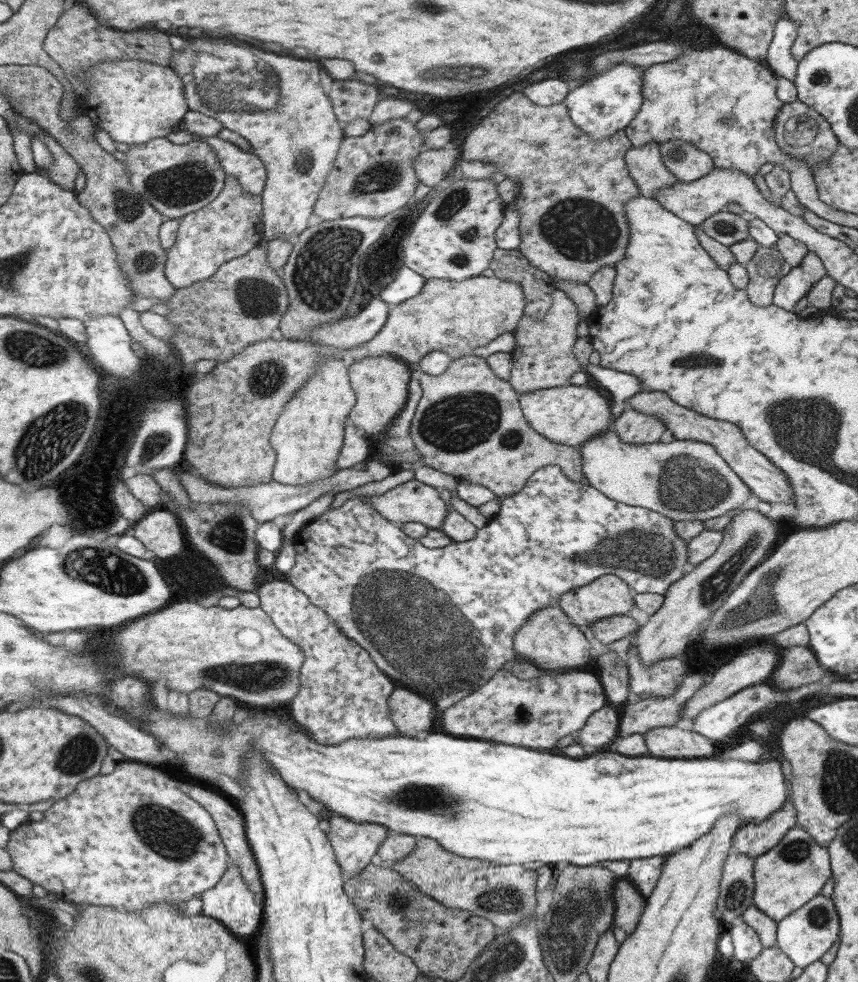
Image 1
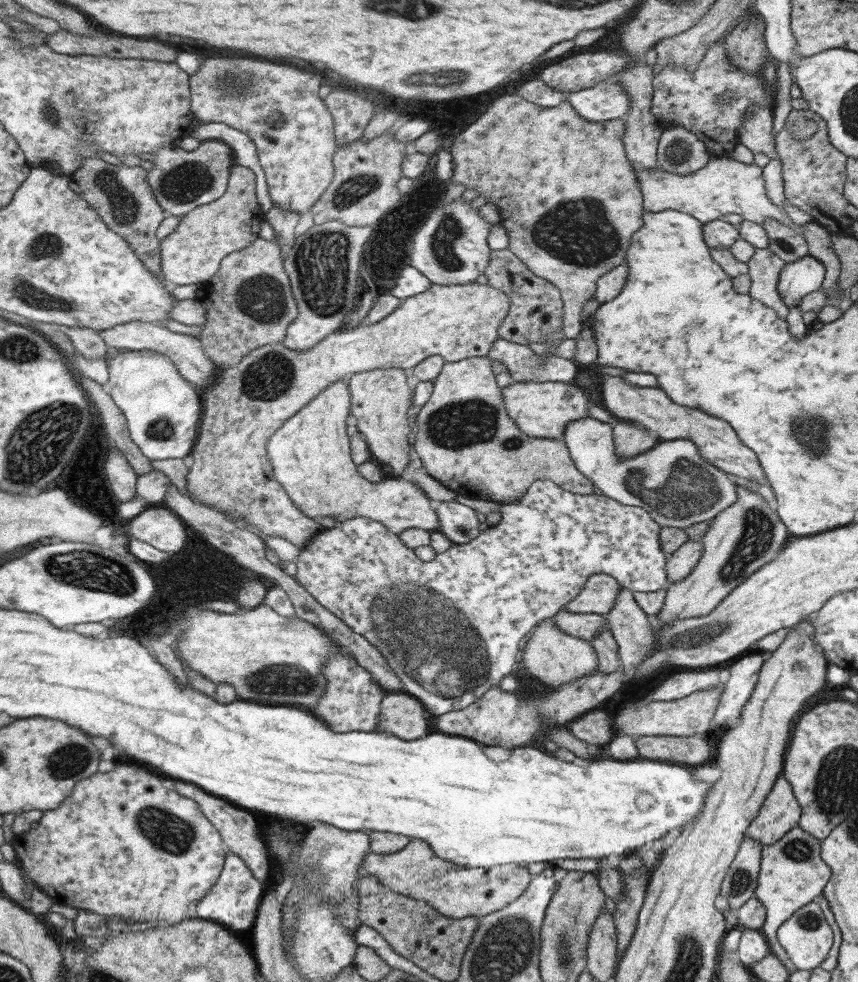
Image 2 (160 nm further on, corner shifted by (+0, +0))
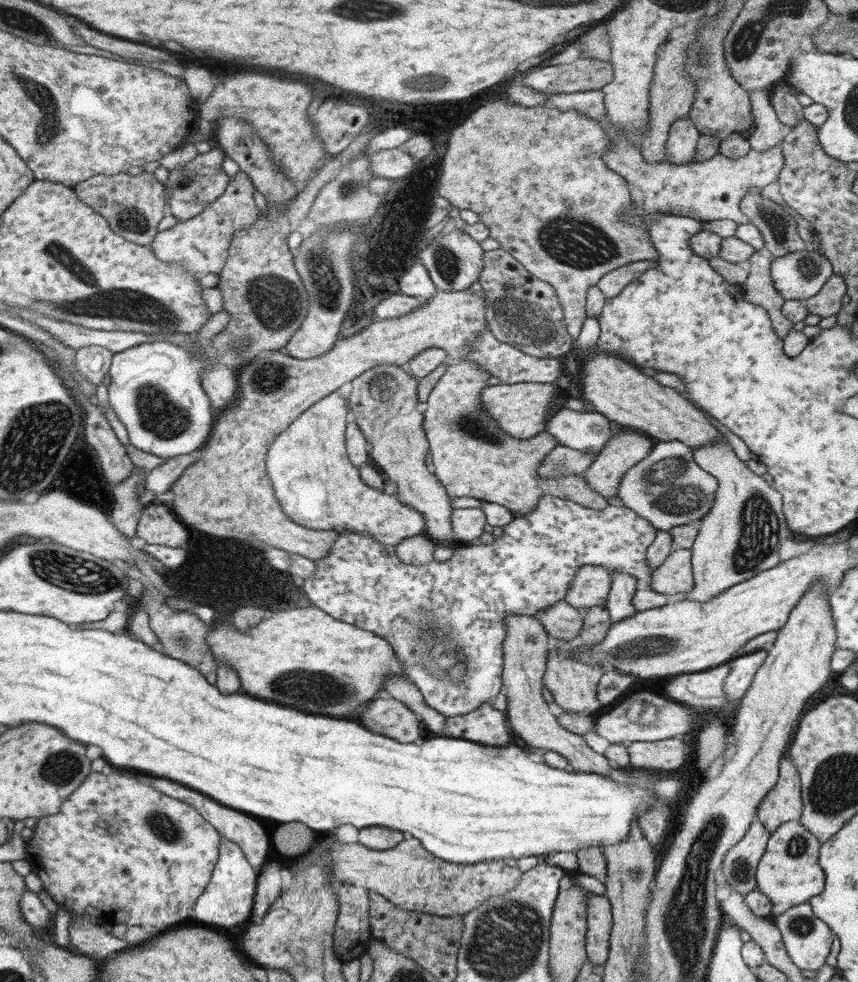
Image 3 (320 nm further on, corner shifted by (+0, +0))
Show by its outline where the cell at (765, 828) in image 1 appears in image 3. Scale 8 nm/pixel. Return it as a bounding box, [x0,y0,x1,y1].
[755,751,801,834]

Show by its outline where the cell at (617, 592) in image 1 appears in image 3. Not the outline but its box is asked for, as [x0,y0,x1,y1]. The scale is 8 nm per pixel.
[564,566,610,610]

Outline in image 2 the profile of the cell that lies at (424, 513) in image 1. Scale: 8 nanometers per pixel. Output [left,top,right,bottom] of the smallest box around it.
[266,380,438,535]

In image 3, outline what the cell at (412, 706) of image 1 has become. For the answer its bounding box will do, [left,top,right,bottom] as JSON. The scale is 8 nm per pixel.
[359,695,419,742]

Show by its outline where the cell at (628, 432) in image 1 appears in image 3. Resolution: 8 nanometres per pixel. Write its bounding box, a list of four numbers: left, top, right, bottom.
[584,430,652,499]

